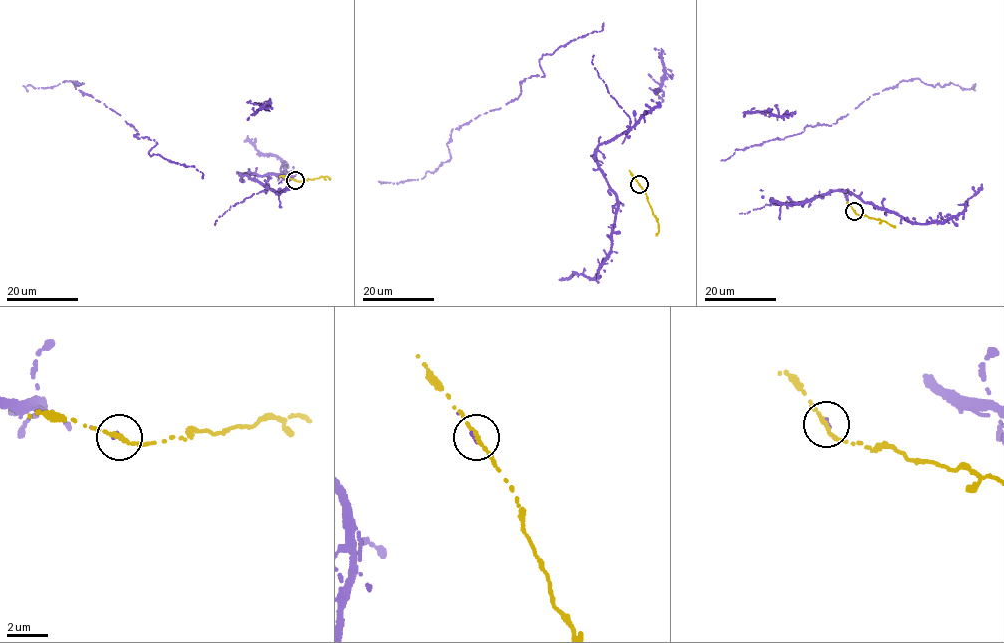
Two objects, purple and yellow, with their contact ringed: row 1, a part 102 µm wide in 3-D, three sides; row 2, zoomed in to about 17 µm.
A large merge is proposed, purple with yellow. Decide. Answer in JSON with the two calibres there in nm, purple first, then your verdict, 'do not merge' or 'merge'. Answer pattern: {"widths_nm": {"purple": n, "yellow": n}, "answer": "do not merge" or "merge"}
{"widths_nm": {"purple": 140, "yellow": 200}, "answer": "merge"}

